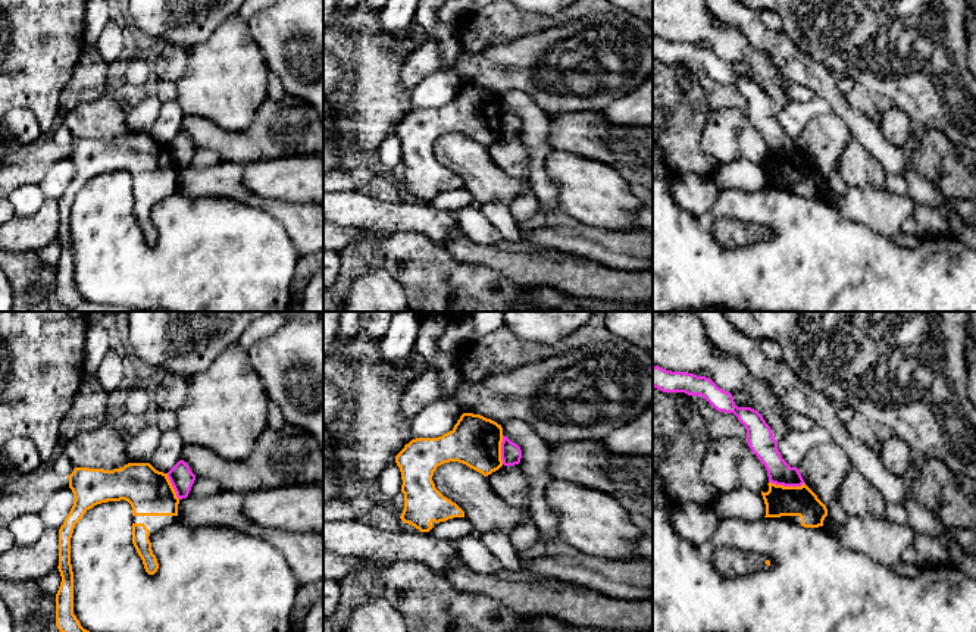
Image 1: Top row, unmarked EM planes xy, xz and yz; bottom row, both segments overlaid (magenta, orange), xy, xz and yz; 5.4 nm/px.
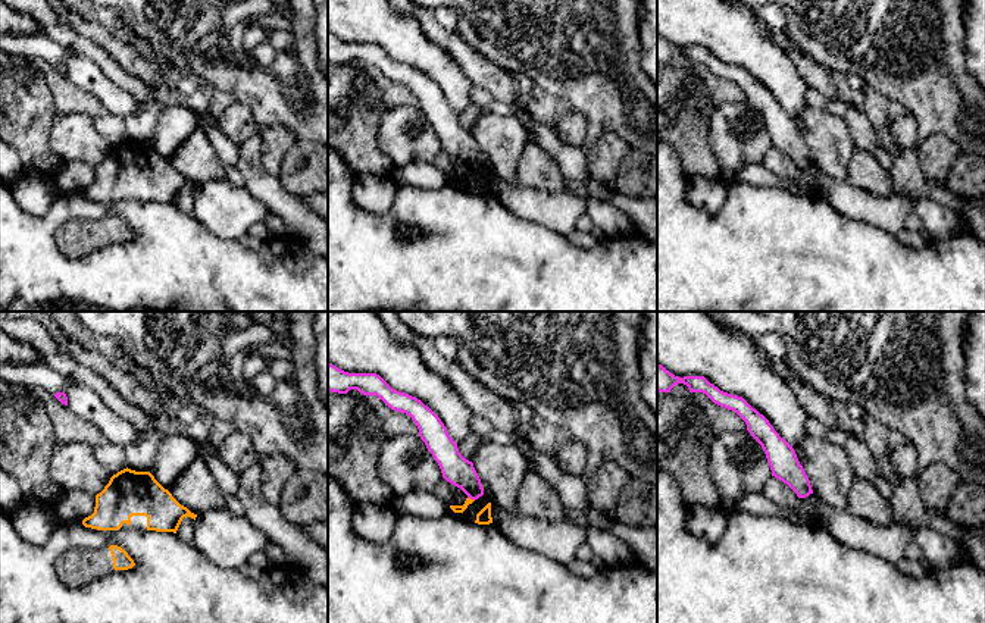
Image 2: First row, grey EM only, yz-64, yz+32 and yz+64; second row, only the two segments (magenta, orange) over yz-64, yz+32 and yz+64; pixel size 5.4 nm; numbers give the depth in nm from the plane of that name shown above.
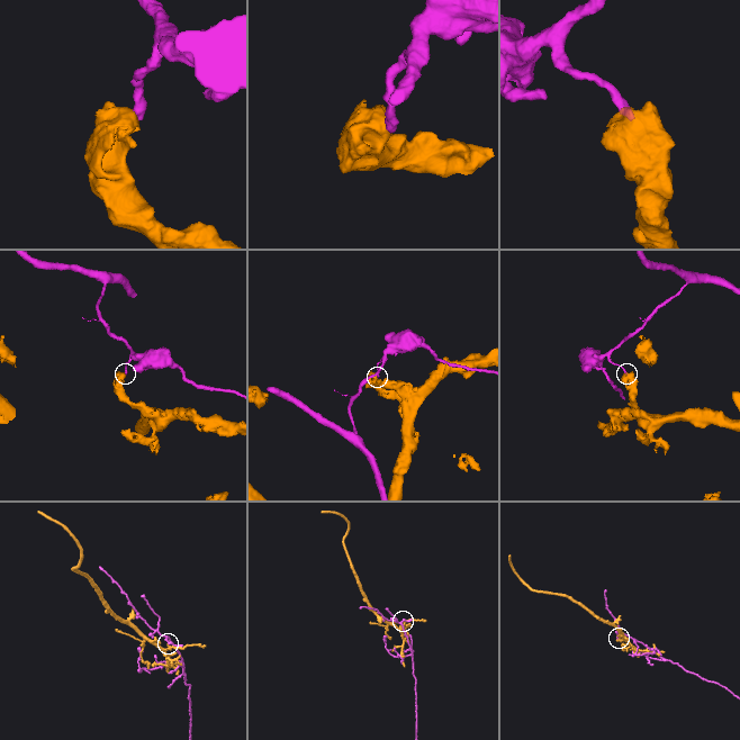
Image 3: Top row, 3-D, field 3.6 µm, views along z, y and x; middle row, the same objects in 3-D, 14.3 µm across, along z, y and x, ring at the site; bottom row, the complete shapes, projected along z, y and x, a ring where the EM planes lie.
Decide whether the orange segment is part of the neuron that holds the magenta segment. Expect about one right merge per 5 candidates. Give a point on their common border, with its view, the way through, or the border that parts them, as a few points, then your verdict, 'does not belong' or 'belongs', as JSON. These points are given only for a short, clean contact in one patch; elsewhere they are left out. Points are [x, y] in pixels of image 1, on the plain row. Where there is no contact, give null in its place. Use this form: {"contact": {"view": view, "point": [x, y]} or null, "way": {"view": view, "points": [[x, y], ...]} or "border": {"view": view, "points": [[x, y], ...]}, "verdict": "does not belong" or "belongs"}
{"contact": {"view": "yz", "point": [787, 156]}, "border": {"view": "yz", "points": [[769, 152], [778, 156], [804, 155]]}, "verdict": "does not belong"}

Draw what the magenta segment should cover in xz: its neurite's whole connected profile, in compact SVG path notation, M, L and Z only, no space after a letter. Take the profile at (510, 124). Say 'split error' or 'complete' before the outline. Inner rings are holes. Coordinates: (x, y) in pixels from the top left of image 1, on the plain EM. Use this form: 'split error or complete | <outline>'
complete | M503 106L503 113L501 113L503 135L504 137L514 137L514 135L520 134L520 129L522 129L520 118Z

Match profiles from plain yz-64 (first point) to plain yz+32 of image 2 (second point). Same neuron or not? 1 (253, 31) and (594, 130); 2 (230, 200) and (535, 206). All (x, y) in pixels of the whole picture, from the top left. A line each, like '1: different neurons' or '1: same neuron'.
1: same neuron
2: same neuron

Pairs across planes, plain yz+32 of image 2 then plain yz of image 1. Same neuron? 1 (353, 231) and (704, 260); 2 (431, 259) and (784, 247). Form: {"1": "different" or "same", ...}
{"1": "same", "2": "same"}

